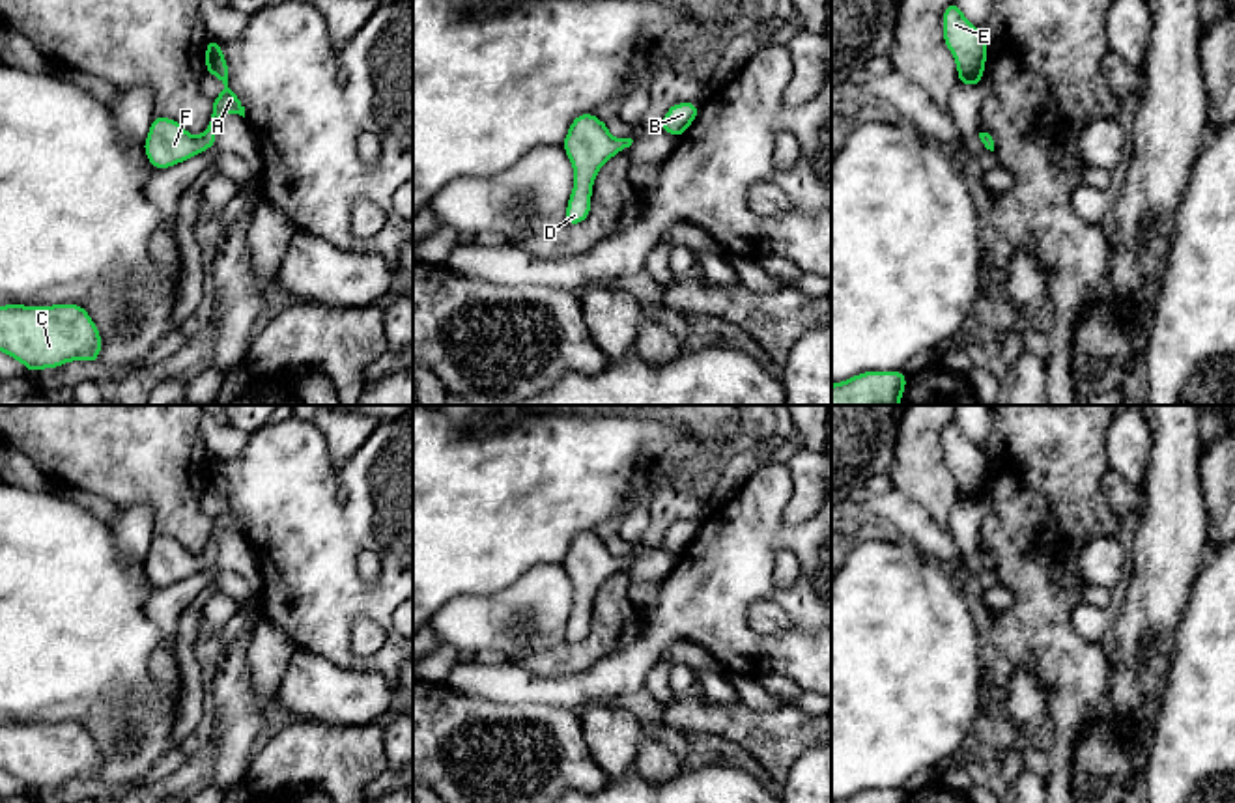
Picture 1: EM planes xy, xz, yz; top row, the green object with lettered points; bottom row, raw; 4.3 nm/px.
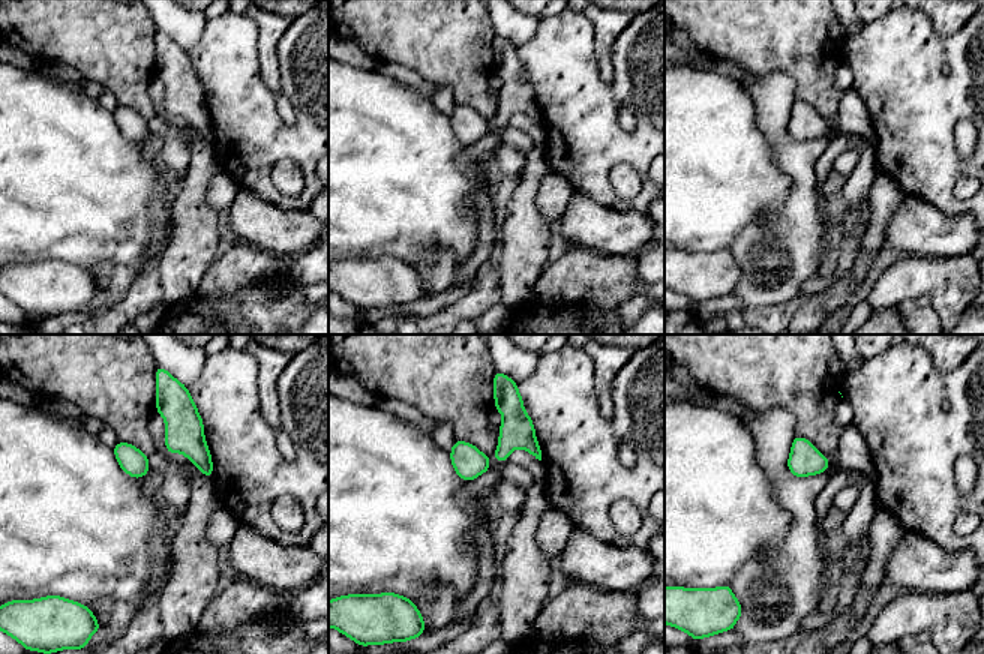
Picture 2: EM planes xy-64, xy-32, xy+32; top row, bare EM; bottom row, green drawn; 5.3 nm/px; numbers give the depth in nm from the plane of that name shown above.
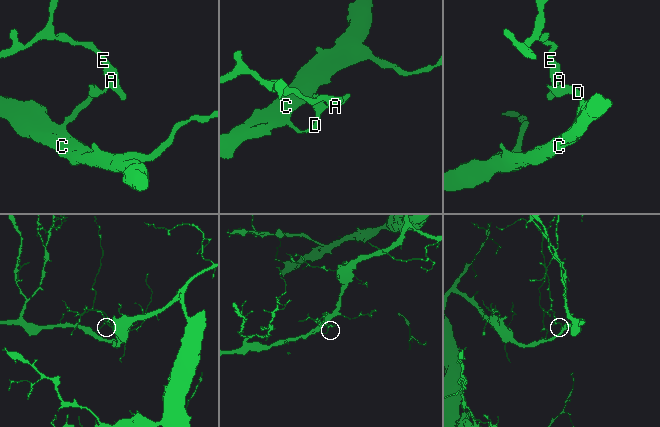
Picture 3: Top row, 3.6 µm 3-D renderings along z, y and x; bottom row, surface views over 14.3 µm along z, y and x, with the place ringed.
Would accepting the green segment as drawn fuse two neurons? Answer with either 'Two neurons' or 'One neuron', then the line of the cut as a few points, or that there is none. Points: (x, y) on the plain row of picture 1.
One neuron. No split

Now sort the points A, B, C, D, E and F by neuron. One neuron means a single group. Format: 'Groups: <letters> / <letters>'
Groups: A B C D E F

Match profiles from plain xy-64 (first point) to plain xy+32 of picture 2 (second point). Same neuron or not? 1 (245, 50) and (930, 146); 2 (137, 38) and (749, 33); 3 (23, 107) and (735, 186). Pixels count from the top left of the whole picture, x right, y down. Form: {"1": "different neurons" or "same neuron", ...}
{"1": "same neuron", "2": "same neuron", "3": "same neuron"}

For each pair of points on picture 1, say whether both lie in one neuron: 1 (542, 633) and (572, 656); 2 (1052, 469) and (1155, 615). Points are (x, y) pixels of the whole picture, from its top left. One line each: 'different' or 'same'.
1: different
2: different

